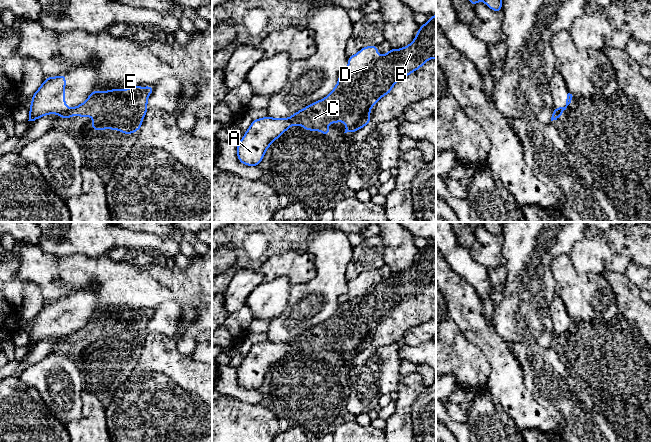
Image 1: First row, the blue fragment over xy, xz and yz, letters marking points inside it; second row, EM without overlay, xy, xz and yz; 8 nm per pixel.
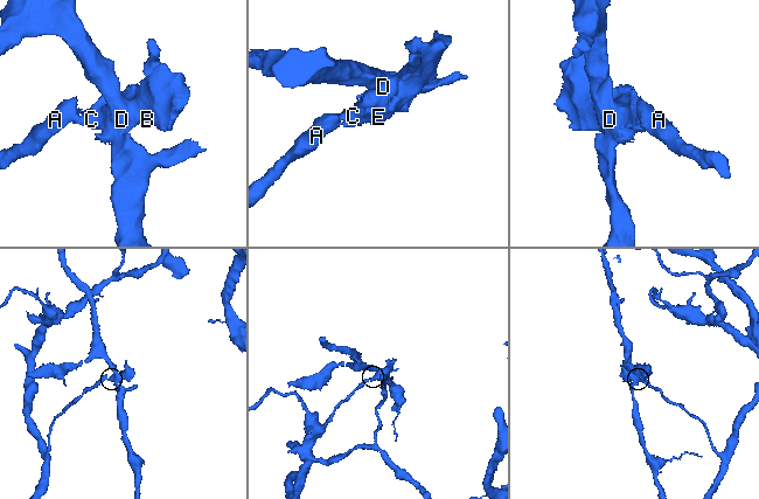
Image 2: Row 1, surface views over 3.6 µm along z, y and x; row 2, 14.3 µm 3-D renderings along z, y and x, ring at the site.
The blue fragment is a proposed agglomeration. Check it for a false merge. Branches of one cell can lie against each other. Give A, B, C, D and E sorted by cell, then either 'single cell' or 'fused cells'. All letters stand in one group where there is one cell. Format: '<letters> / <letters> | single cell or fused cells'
A / B C D E | fused cells

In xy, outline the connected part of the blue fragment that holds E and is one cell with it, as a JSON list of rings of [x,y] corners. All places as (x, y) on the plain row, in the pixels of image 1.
[[[131,310],[106,316],[94,314],[85,326],[60,339],[70,343],[73,339],[91,340],[91,354],[120,354],[124,359],[137,356],[148,333],[147,324],[154,310]]]

